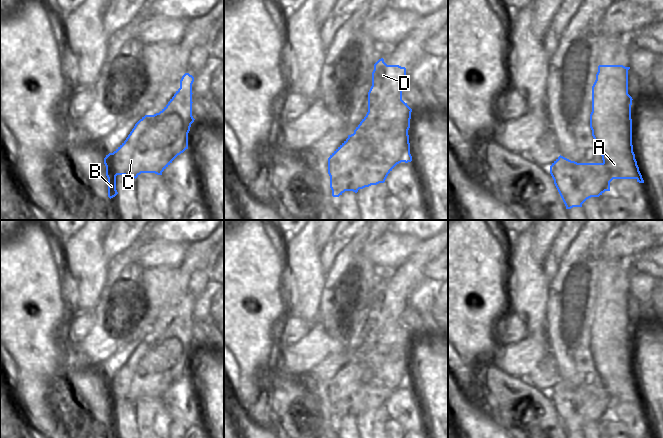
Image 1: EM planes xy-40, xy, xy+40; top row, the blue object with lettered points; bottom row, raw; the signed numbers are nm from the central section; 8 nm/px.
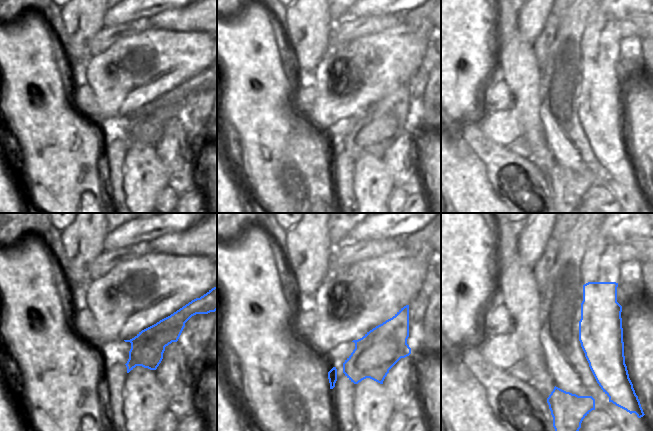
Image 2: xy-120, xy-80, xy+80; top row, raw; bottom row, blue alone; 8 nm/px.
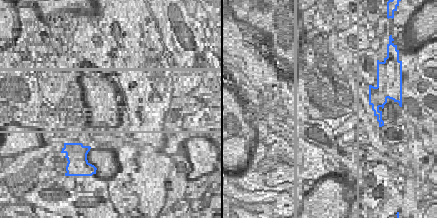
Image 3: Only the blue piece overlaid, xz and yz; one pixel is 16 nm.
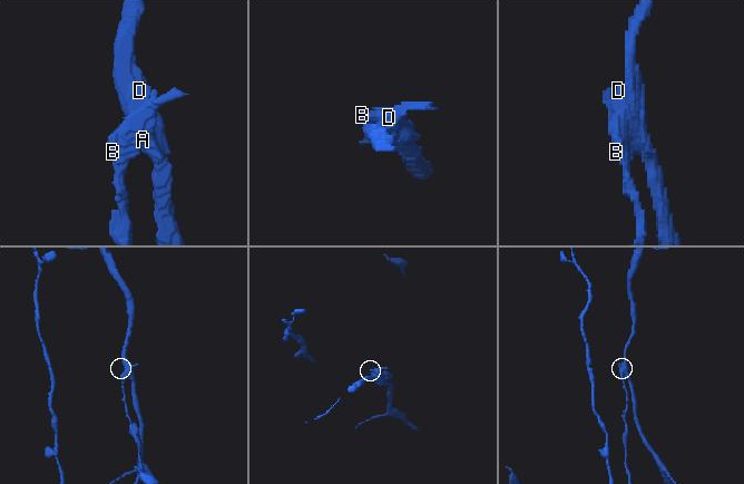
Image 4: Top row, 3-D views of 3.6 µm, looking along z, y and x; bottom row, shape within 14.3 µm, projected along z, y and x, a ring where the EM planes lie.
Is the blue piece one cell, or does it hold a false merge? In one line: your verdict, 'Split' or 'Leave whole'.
Split.

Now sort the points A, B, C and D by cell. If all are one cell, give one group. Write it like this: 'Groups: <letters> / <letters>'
Groups: A D / B C.

